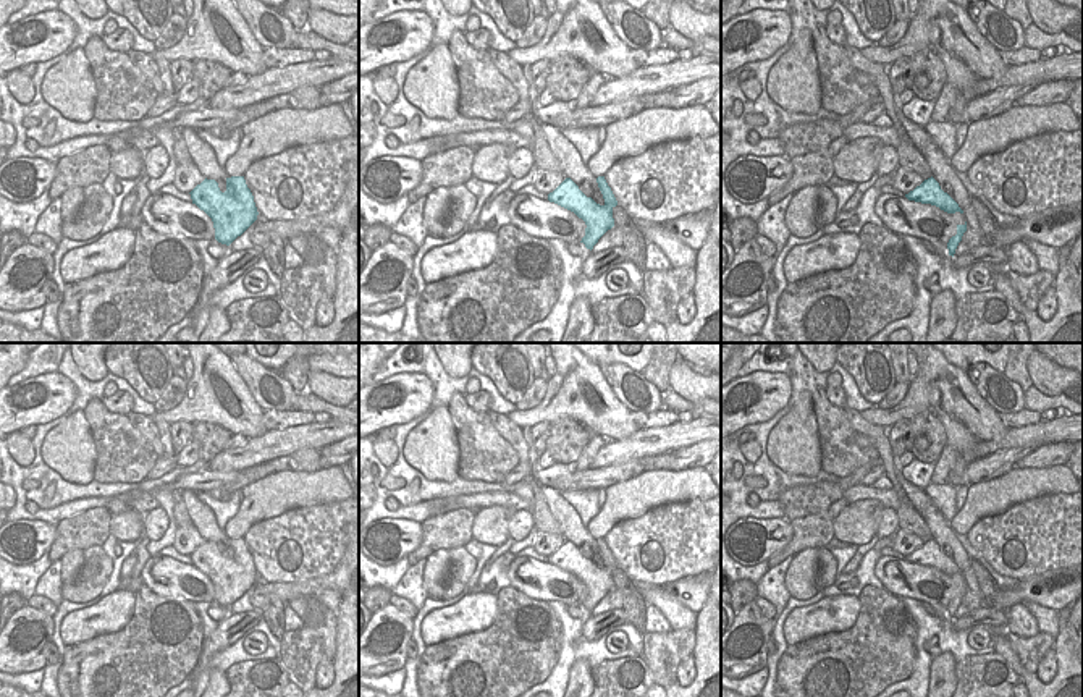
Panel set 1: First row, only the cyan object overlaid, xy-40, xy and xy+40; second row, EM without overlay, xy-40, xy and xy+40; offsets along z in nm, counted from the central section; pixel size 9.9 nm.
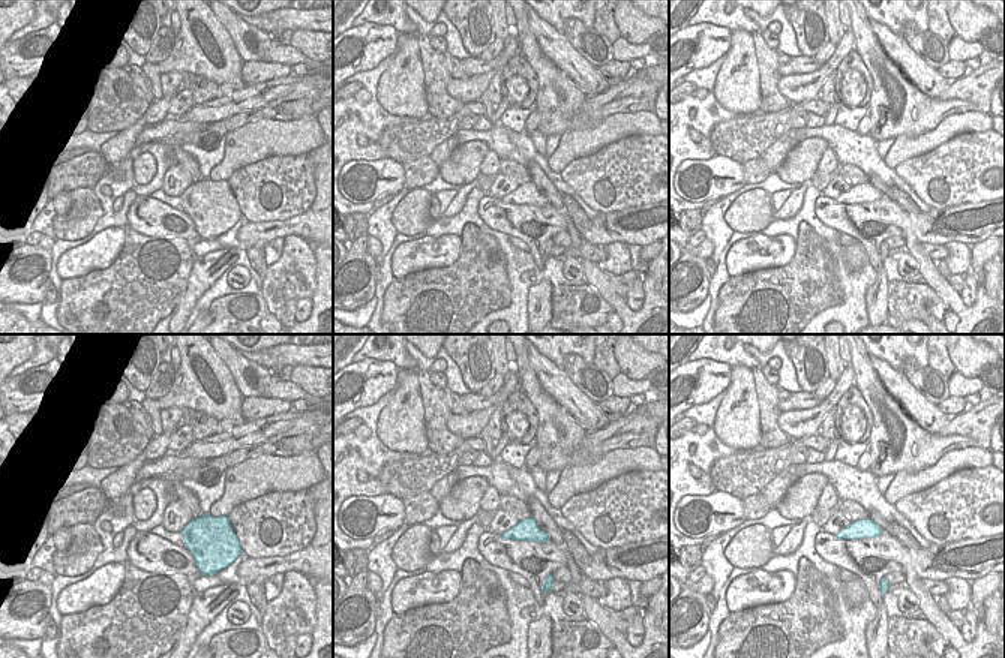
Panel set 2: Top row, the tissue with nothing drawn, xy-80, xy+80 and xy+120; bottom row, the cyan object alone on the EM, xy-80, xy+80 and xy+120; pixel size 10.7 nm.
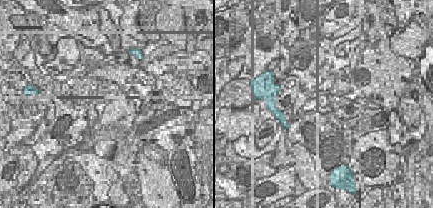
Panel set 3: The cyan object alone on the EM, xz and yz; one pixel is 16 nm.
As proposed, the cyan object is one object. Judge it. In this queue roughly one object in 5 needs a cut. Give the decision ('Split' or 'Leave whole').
Leave whole.

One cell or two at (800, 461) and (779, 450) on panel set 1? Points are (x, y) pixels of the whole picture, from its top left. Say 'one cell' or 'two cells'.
one cell

